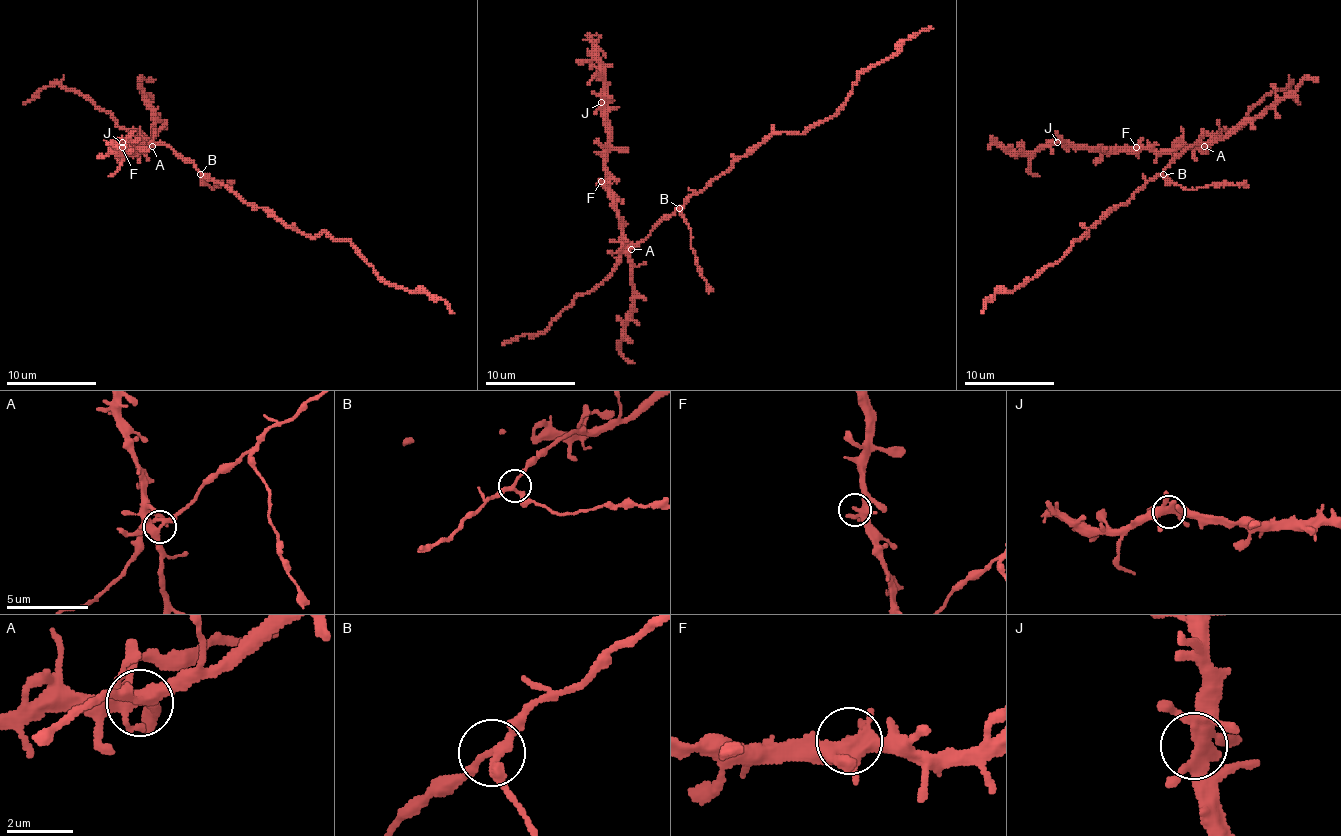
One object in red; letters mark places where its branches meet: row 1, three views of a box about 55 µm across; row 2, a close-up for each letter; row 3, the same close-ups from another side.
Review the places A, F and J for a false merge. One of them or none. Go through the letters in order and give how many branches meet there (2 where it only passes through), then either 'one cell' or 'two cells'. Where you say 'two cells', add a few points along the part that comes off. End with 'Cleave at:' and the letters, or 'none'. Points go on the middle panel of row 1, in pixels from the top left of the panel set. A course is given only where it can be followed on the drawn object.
A: 6 branches meet; two cells; foreign part runs (630, 248), (774, 134), (807, 132), (828, 120), (846, 102), (859, 76), (888, 60), (902, 44), (933, 28)
F: 5 branches meet; one cell
J: 5 branches meet; one cell
Cleave at: A

